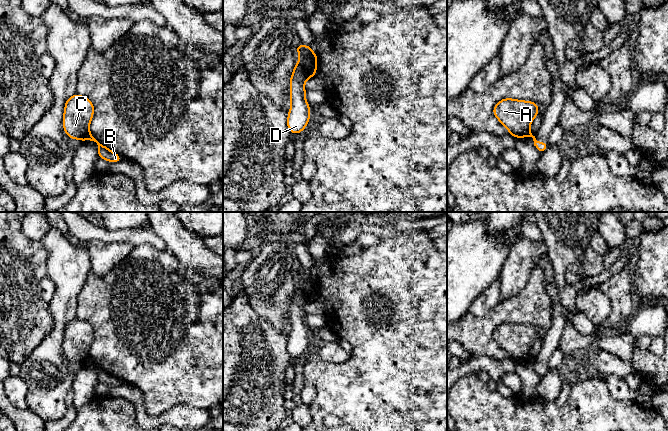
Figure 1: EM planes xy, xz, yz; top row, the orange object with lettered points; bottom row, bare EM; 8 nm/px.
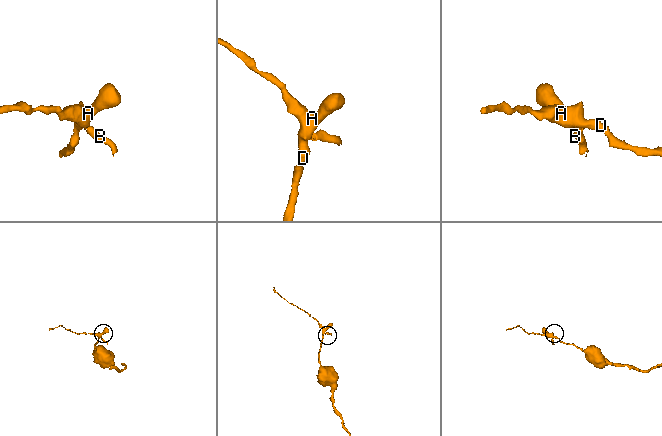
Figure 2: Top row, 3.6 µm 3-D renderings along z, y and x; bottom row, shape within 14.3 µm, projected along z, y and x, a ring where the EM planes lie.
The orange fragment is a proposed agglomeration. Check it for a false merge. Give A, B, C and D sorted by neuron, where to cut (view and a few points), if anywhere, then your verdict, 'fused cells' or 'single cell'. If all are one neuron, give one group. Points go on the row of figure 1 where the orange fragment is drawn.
groups A C D / B; cut xy (90, 135), (87, 139); fused cells

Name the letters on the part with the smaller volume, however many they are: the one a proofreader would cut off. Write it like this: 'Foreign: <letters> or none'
Foreign: B

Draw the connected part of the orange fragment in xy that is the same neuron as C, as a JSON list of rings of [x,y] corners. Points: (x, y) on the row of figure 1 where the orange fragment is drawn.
[[[75,94],[68,98],[64,107],[63,129],[71,139],[84,141],[91,136],[89,125],[94,114],[94,105],[87,98]]]

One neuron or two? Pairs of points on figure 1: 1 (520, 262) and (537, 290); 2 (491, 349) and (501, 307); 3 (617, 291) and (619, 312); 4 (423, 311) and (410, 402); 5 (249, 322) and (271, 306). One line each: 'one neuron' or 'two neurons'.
1: two neurons
2: one neuron
3: one neuron
4: one neuron
5: two neurons

